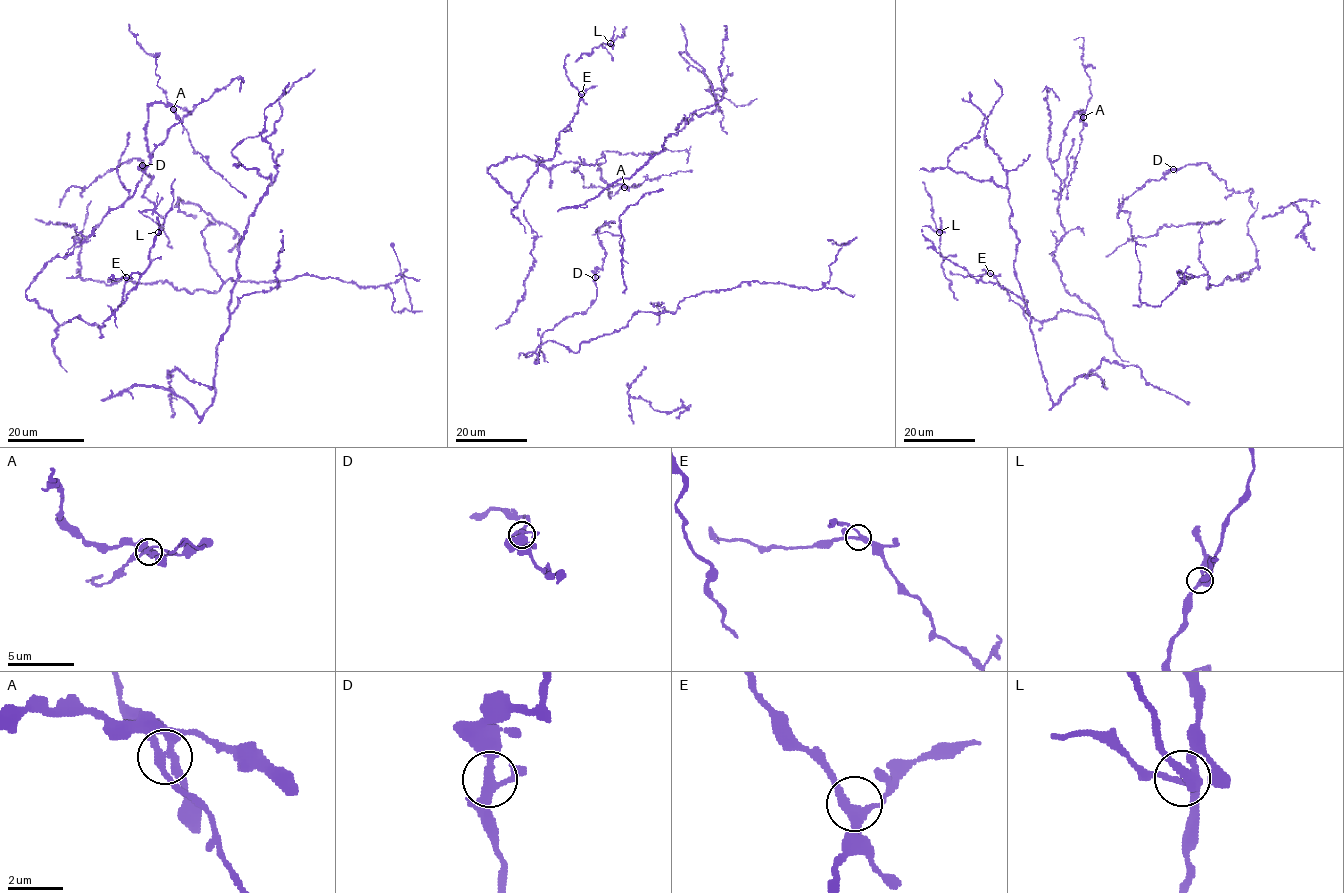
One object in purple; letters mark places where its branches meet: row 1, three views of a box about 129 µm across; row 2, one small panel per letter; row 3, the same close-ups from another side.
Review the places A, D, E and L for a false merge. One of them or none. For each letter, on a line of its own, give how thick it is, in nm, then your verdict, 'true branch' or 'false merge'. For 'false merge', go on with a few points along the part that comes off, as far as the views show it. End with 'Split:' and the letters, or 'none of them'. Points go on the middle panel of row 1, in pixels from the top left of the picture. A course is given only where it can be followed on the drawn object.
A: calibre 280 nm; false merge; course (625, 186), (638, 186), (646, 179), (678, 170), (692, 170)
D: calibre 280 nm; true branch
E: calibre 280 nm; true branch
L: calibre 280 nm; true branch
Split: A

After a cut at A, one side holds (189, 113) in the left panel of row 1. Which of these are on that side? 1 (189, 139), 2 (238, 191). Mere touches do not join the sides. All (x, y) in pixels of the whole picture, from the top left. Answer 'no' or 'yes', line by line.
1: no
2: no

